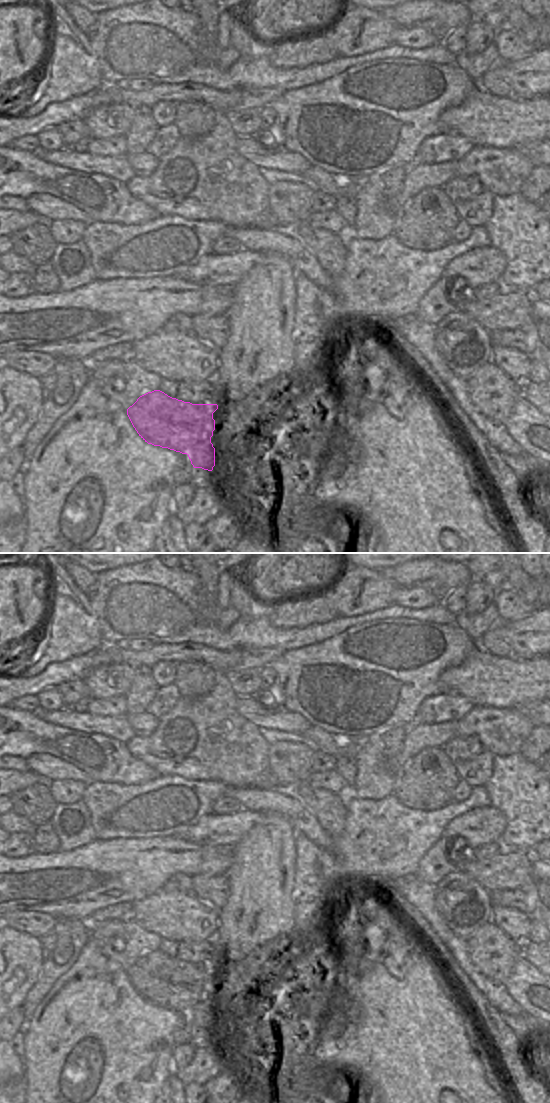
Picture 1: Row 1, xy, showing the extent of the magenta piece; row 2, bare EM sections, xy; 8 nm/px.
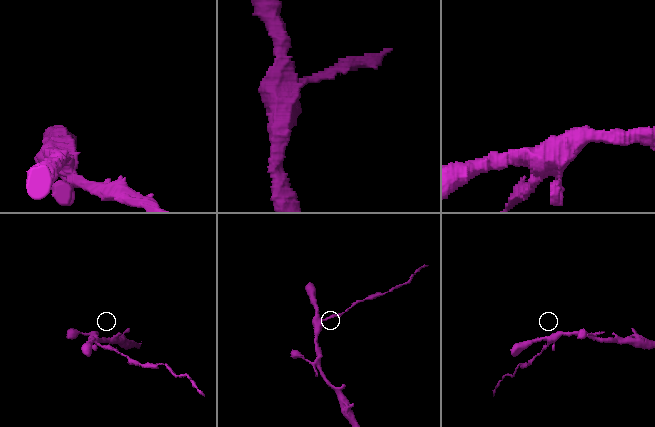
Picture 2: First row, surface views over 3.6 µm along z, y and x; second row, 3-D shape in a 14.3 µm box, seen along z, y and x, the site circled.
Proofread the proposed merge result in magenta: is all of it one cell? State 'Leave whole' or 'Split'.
Split

